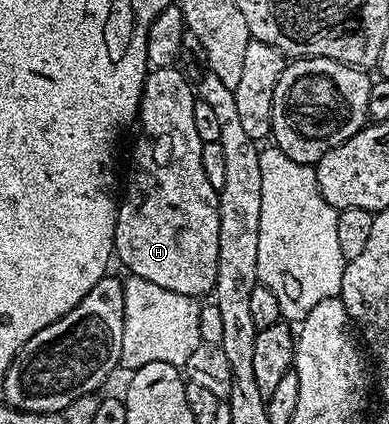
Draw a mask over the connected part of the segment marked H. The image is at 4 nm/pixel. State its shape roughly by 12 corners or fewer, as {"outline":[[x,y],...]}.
{"outline":[[145,74],[113,251],[198,299],[219,271],[219,191],[193,86]]}

